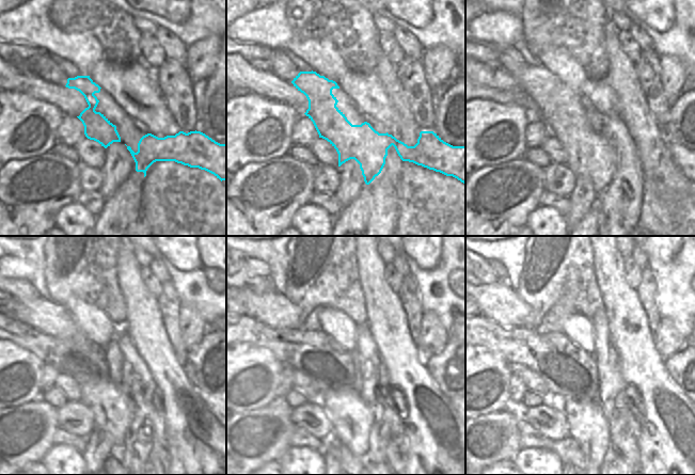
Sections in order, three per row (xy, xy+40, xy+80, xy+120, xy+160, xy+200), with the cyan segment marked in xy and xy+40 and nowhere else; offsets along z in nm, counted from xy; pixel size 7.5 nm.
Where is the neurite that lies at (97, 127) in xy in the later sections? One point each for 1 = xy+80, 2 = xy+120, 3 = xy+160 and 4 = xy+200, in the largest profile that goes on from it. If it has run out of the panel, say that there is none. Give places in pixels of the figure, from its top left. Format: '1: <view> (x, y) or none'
1: xy+80 (588, 153)
2: xy+120 (77, 355)
3: xy+160 (330, 367)
4: xy+200 (568, 371)

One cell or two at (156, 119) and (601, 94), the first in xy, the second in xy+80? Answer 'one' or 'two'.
one

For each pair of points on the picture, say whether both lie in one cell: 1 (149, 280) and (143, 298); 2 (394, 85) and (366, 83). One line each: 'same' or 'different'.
1: different
2: different

